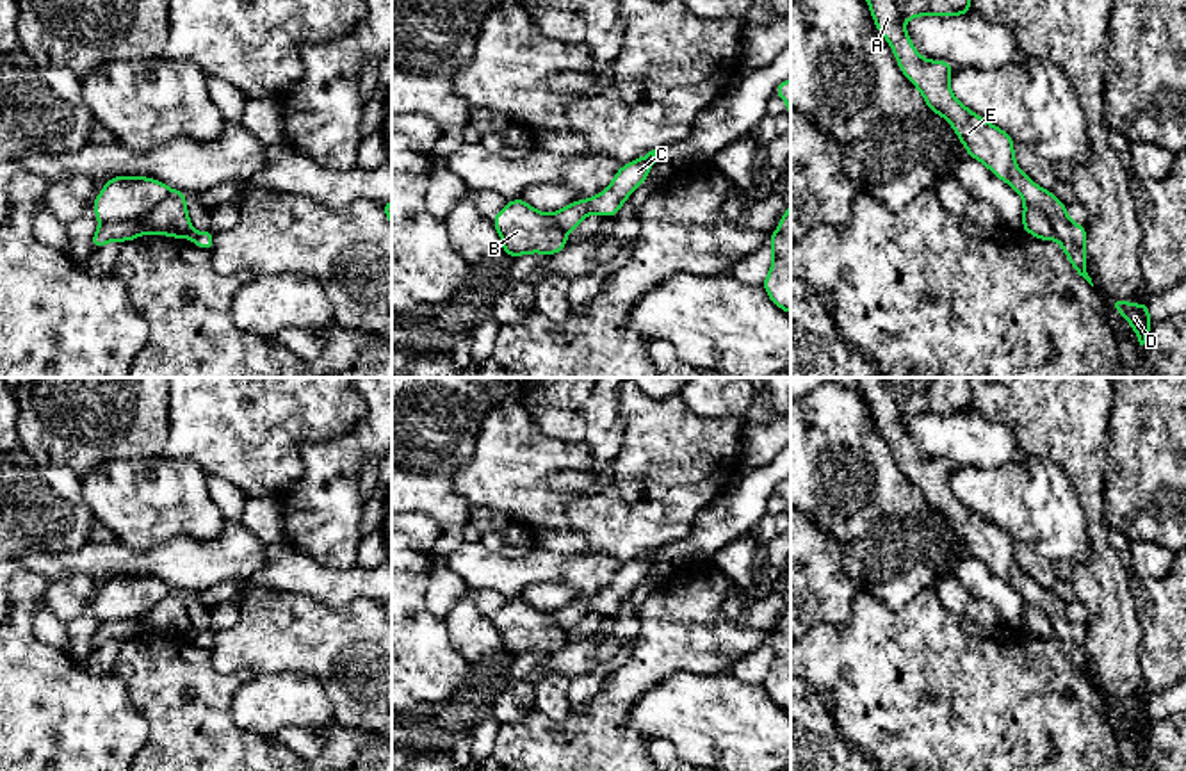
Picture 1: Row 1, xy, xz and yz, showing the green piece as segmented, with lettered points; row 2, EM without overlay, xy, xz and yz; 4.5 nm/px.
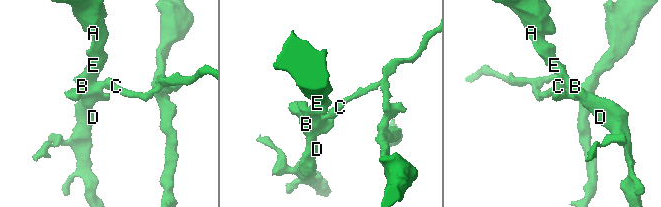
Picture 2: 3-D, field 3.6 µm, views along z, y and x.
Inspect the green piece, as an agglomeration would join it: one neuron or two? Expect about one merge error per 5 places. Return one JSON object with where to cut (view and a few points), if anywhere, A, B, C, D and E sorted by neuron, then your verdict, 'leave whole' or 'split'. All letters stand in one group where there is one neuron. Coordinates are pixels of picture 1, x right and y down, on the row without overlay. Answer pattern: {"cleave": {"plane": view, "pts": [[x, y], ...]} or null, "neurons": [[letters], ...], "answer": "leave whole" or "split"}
{"cleave": {"plane": "xy", "pts": [[170, 588], [141, 616], [102, 622]]}, "neurons": [["A", "B", "D", "E"], ["C"]], "answer": "split"}

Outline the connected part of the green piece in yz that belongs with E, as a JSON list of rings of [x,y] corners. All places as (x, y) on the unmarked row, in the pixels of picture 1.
[[[857,377],[871,406],[876,427],[890,442],[905,475],[922,491],[933,511],[953,523],[969,556],[983,561],[999,579],[1010,582],[1024,604],[1040,607],[1068,655],[1074,670],[1092,686],[1086,671],[1086,625],[1067,614],[1067,604],[1026,575],[1013,554],[1015,540],[999,525],[981,518],[949,490],[954,467],[946,459],[922,458],[903,422],[910,417],[937,413],[971,413],[971,390],[965,377]]]

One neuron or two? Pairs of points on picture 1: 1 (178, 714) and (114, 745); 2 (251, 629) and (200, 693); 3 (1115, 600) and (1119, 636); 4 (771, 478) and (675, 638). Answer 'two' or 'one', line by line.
1: two
2: two
3: one
4: two

